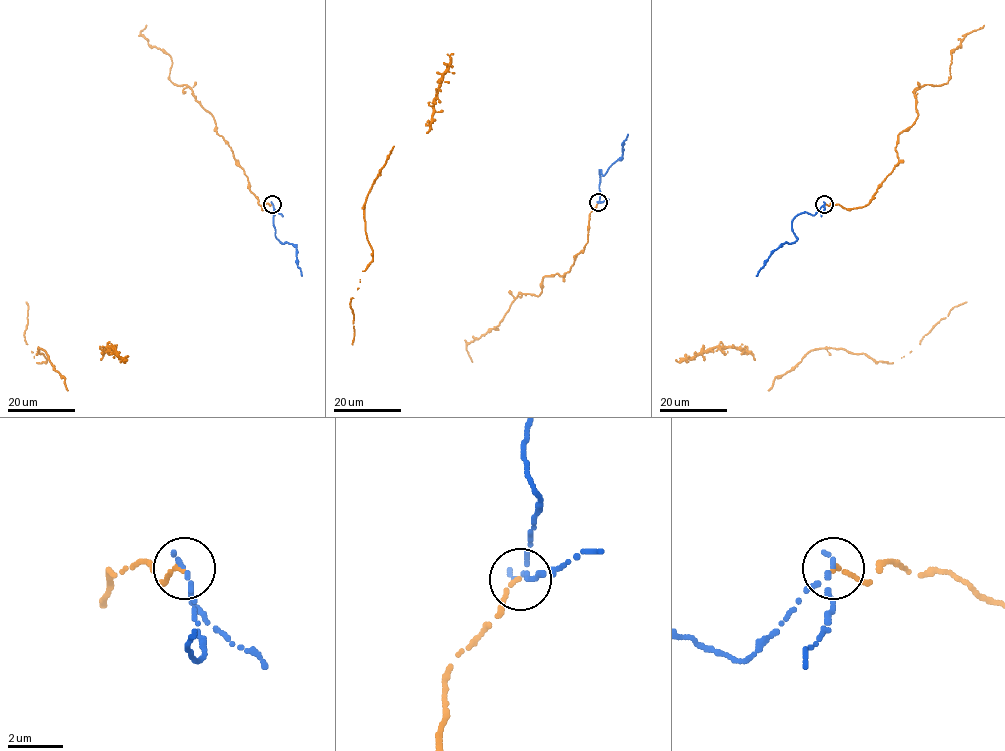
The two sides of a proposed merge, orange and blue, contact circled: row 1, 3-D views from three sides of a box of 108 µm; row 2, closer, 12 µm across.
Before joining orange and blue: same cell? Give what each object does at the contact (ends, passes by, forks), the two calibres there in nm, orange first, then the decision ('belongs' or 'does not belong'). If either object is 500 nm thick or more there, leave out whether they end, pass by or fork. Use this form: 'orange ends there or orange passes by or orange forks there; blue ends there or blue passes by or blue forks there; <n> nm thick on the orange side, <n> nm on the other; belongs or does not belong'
orange ends there; blue passes by; 140 nm thick on the orange side, 150 nm on the other; belongs

